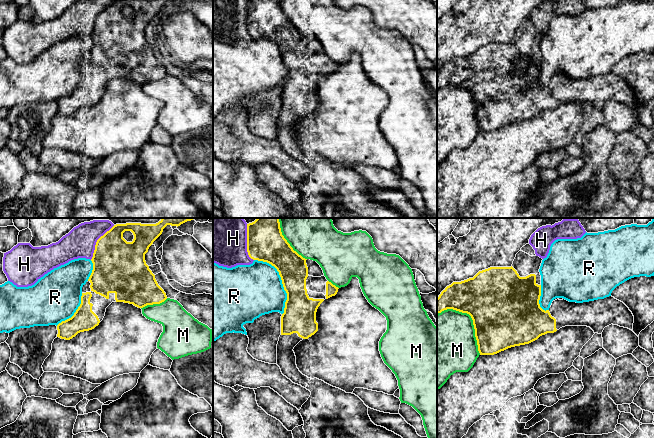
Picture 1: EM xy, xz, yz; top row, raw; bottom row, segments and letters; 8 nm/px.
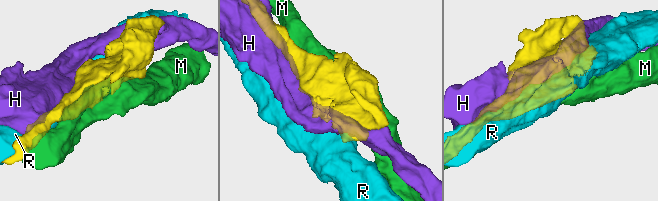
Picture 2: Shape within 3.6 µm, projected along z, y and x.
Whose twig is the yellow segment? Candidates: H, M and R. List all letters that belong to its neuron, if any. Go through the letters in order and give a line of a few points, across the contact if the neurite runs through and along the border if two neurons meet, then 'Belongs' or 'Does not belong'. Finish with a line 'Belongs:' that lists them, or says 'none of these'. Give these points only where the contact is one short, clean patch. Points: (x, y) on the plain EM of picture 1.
H: Does not belong
M: Does not belong
R: Does not belong
Belongs: none of these

